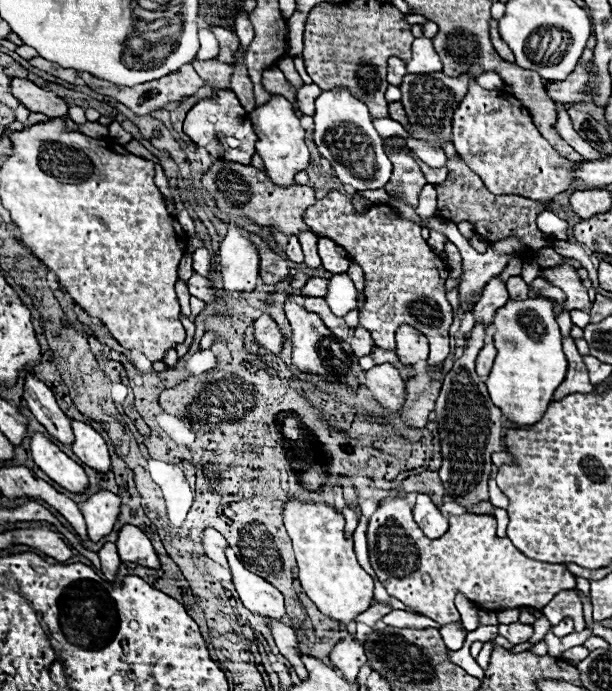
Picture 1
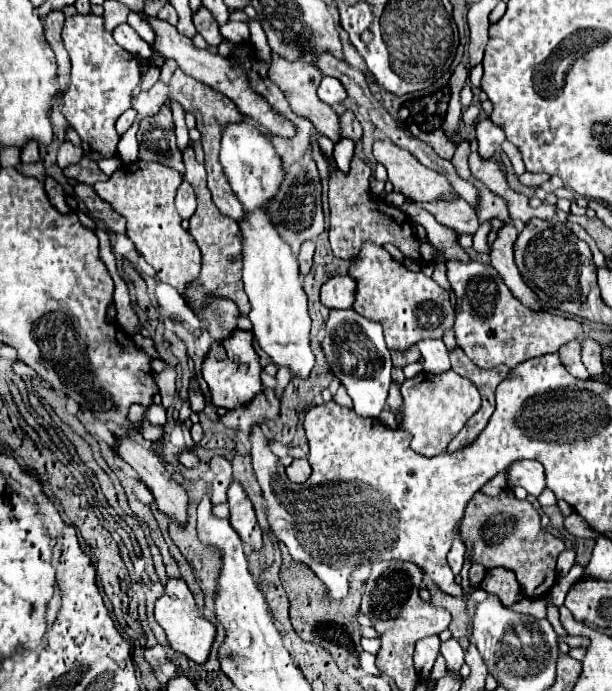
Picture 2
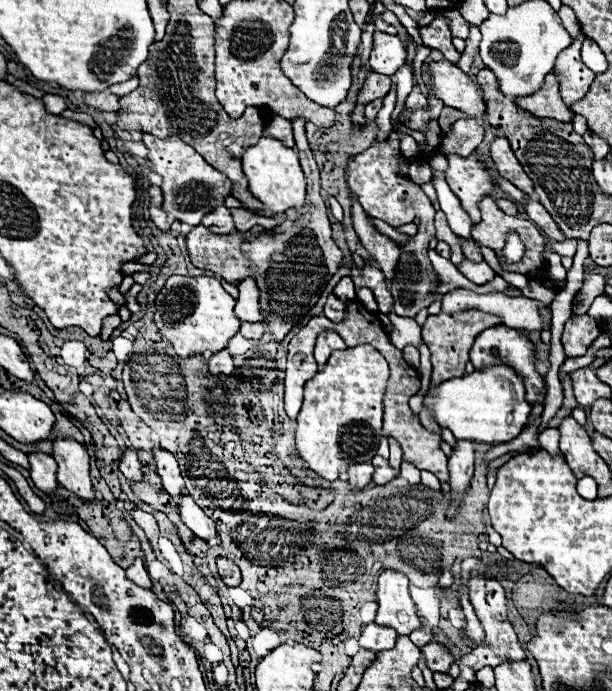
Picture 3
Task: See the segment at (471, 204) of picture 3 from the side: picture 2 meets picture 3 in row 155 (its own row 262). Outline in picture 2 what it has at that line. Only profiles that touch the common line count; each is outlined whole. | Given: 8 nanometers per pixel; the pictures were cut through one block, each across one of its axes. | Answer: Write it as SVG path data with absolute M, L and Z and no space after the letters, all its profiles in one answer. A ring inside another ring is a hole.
M472 260L470 264L446 262L446 266L450 286L456 294L456 342L478 368L488 370L500 364L514 368L524 360L558 352L564 342L584 338L582 324L578 320L564 318L548 310L540 316L540 312L524 306L490 264Z

